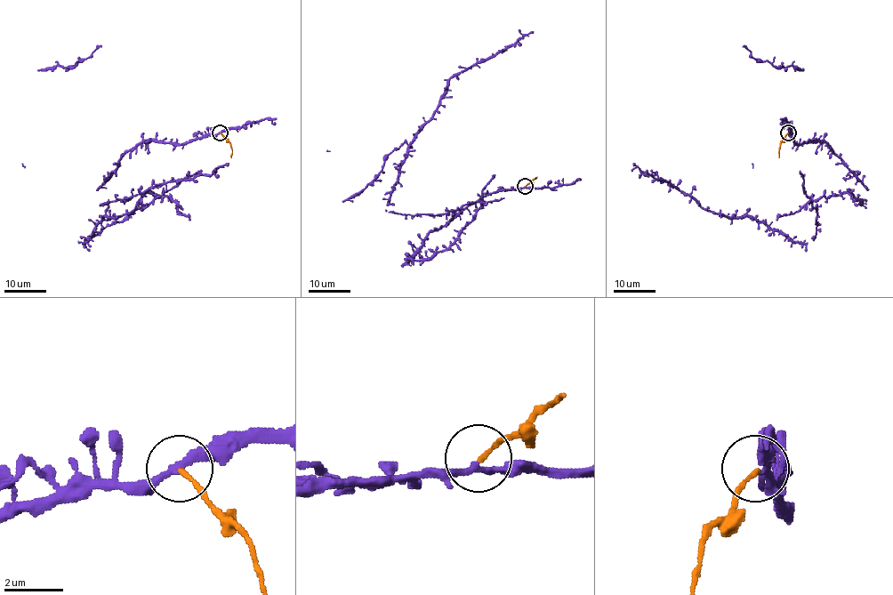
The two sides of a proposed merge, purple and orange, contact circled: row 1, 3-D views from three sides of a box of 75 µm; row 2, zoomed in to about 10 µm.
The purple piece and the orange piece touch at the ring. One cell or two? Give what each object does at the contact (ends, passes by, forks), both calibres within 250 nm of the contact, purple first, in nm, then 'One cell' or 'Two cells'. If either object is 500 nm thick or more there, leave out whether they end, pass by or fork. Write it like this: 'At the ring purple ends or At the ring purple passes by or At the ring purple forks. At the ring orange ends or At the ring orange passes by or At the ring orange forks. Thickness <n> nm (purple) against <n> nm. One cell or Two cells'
At the ring purple passes by. At the ring orange ends. Thickness 220 nm (purple) against 120 nm. Two cells

